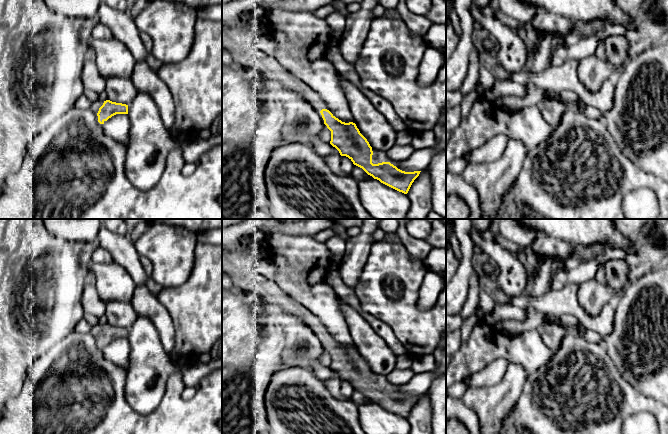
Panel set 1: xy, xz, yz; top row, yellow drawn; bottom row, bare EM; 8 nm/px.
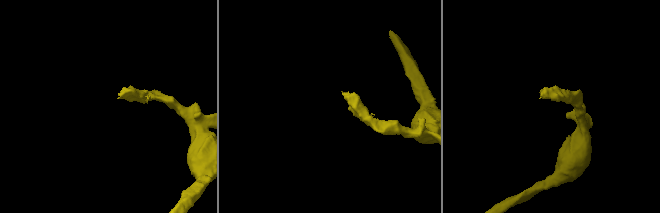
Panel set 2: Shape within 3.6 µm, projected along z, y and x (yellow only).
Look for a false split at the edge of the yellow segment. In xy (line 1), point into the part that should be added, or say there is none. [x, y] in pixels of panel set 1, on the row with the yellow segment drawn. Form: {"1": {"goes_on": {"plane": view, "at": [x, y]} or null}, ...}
{"1": {"goes_on": {"plane": "xy", "at": [95, 106]}}}

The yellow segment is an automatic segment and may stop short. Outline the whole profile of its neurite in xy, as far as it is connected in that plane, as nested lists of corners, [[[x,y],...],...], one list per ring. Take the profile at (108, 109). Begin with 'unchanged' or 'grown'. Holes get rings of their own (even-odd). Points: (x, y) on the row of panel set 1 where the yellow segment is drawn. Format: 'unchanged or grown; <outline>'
grown; [[[108,98],[91,103],[90,109],[96,117],[98,125],[102,126],[116,114],[128,114],[128,105],[110,101]]]

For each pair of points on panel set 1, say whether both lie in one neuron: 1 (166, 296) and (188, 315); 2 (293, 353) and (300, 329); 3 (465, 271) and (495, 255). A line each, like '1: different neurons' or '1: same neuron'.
1: same neuron
2: same neuron
3: different neurons

